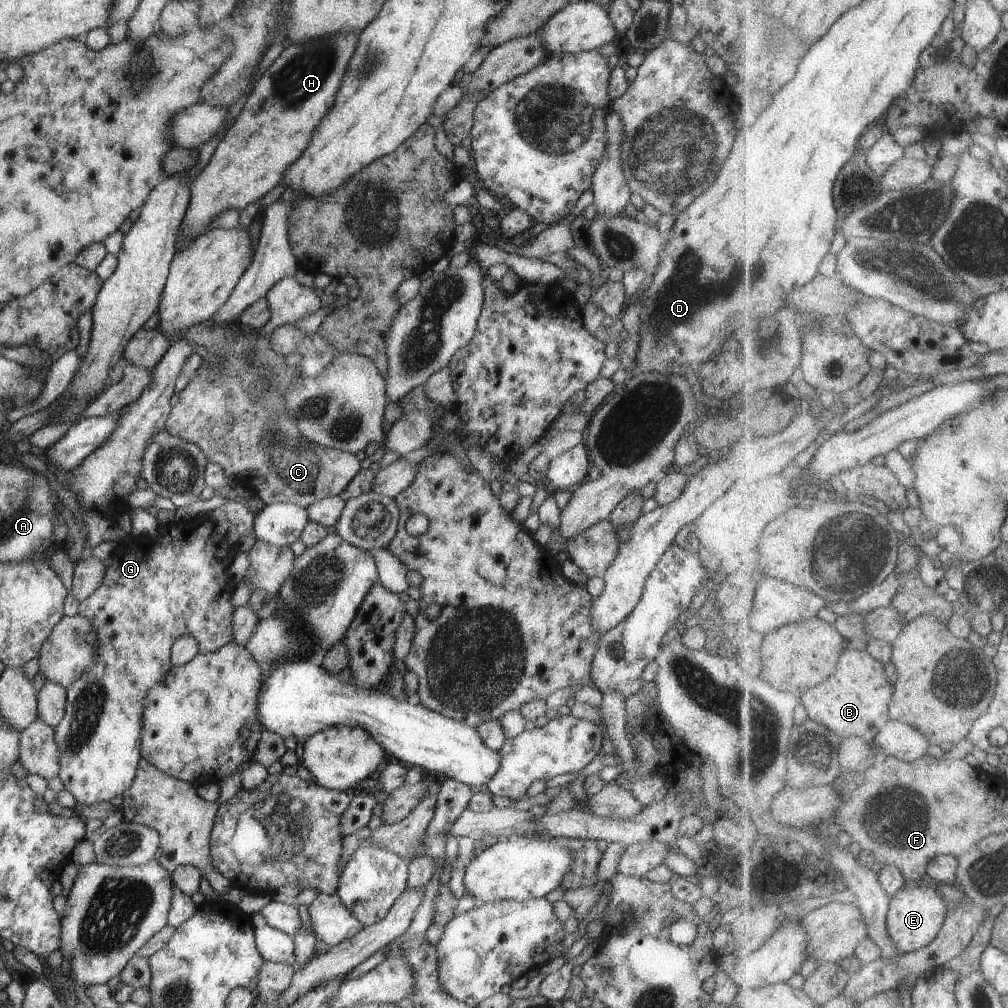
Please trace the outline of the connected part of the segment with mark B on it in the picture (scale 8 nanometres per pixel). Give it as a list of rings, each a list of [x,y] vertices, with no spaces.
[[[848,650],[841,659],[839,671],[812,690],[814,692],[802,693],[810,719],[825,724],[844,739],[858,734],[874,744],[884,726],[891,721],[896,686],[890,680],[886,664],[874,658],[869,650]]]

